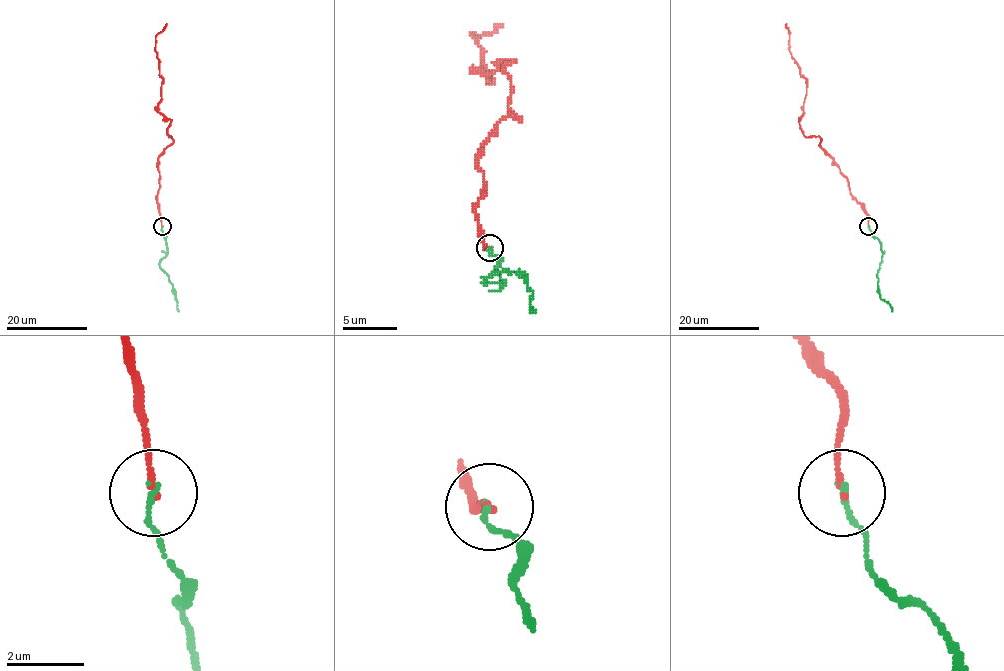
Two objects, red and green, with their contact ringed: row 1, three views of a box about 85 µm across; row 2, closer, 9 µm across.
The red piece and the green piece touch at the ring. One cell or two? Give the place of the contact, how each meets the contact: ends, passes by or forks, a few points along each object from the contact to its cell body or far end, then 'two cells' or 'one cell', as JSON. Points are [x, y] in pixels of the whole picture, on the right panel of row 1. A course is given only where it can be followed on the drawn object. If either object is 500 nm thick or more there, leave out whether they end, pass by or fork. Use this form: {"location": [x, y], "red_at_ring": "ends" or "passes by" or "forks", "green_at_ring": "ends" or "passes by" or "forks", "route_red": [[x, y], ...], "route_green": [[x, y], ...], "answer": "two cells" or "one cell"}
{"location": [868, 226], "red_at_ring": "ends", "green_at_ring": "ends", "route_red": [[868, 226], [848, 179], [819, 136], [806, 137], [798, 122], [806, 82], [786, 23]], "route_green": [[868, 226], [871, 234], [878, 240], [882, 255], [877, 275], [878, 293], [892, 311]], "answer": "one cell"}

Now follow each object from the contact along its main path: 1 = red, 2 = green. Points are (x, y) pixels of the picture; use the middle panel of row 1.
1: (489, 247), (481, 144), (522, 119), (513, 60), (478, 73), (489, 81), (470, 35), (503, 27)
2: (489, 247), (505, 282), (486, 282), (483, 277), (505, 271), (519, 274), (532, 296), (530, 307), (535, 312)

